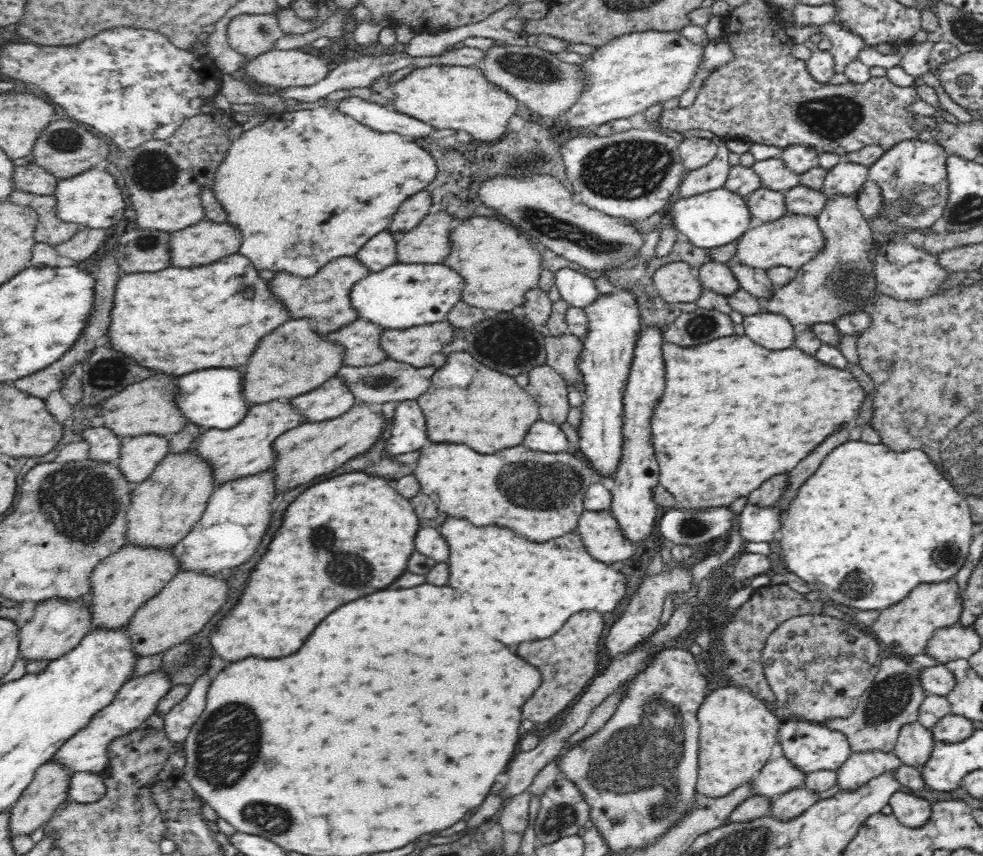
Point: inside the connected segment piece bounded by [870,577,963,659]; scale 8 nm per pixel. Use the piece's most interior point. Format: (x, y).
(904, 629)

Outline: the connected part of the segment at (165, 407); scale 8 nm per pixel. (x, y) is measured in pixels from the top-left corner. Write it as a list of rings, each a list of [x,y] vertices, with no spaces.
[[[162,376],[162,378],[148,378],[138,384],[130,384],[126,390],[118,392],[116,396],[107,398],[101,404],[100,414],[104,418],[104,426],[110,428],[114,435],[120,438],[130,438],[139,435],[165,435],[181,433],[190,423],[186,415],[174,404],[176,396],[176,376]]]

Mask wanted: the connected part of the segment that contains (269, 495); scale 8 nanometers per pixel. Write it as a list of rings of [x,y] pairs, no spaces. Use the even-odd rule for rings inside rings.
[[[273,469],[221,483],[208,499],[206,510],[192,530],[174,546],[174,556],[183,570],[223,574],[252,558],[273,521],[273,508],[282,493],[275,487]]]

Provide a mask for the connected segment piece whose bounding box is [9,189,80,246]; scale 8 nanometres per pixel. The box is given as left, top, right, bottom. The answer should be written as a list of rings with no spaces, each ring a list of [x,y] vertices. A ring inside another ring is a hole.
[[[18,189],[12,192],[9,201],[37,212],[38,225],[34,232],[37,243],[59,245],[80,232],[80,226],[58,219],[57,212],[55,212],[57,203],[55,196],[39,196]]]

